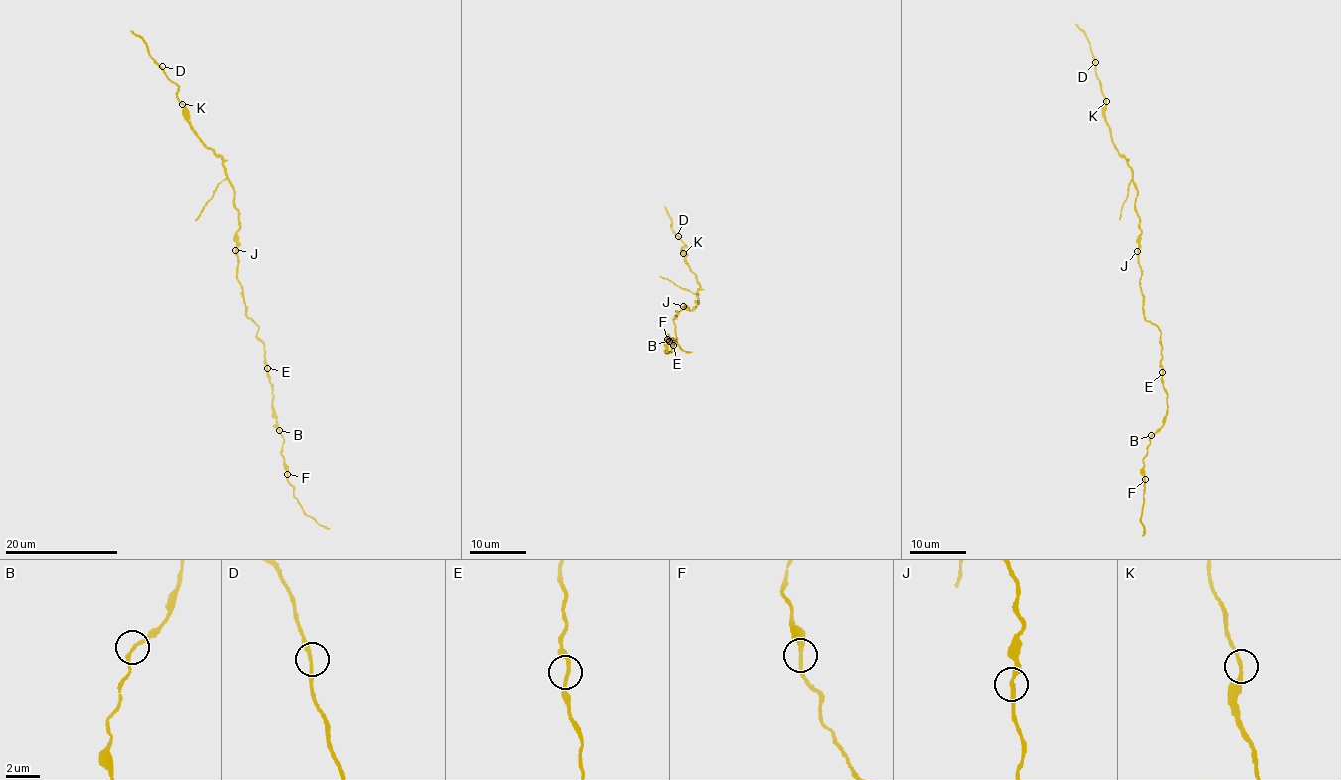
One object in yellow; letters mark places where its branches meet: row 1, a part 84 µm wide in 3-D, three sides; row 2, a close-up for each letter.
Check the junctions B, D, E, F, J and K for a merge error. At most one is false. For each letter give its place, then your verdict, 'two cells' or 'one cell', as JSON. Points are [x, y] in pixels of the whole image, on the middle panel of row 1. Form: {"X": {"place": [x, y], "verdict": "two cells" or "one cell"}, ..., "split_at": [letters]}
{"B": {"place": [669, 341], "verdict": "one cell"}, "D": {"place": [678, 236], "verdict": "one cell"}, "E": {"place": [673, 345], "verdict": "one cell"}, "F": {"place": [667, 339], "verdict": "one cell"}, "J": {"place": [683, 306], "verdict": "one cell"}, "K": {"place": [683, 253], "verdict": "one cell"}, "split_at": []}

